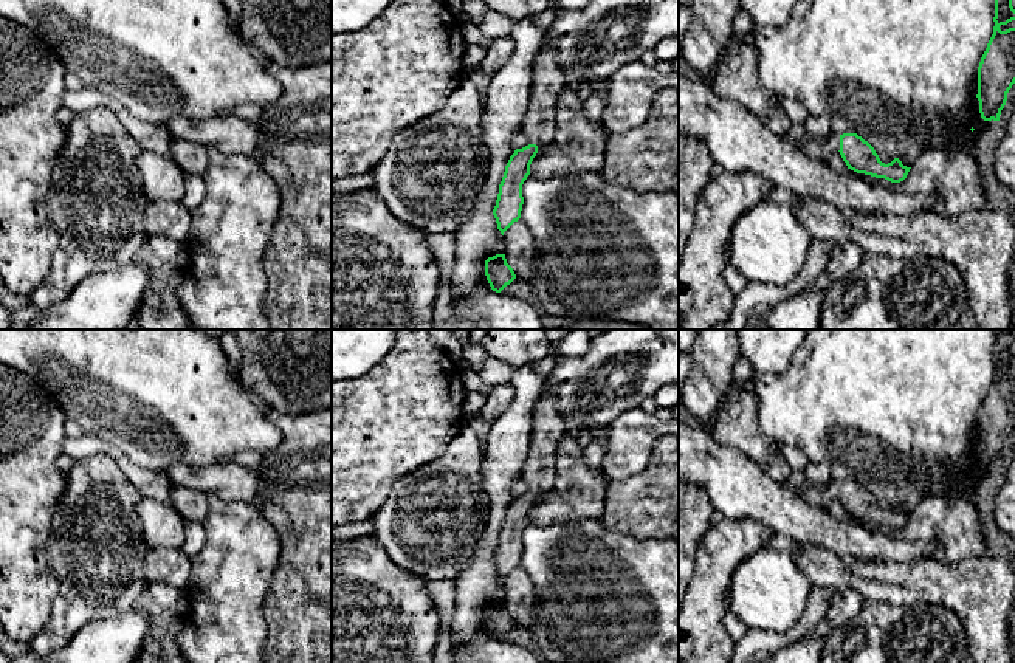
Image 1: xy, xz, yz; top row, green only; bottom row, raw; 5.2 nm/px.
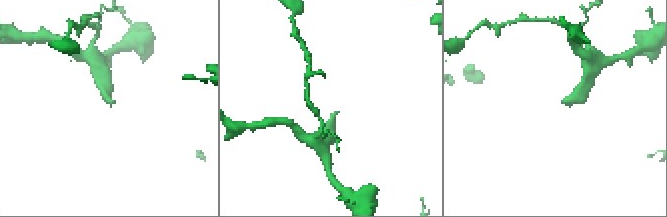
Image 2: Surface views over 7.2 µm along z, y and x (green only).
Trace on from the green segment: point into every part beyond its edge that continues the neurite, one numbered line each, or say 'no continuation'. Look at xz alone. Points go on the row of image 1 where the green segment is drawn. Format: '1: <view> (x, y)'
1: xz (540, 123)

